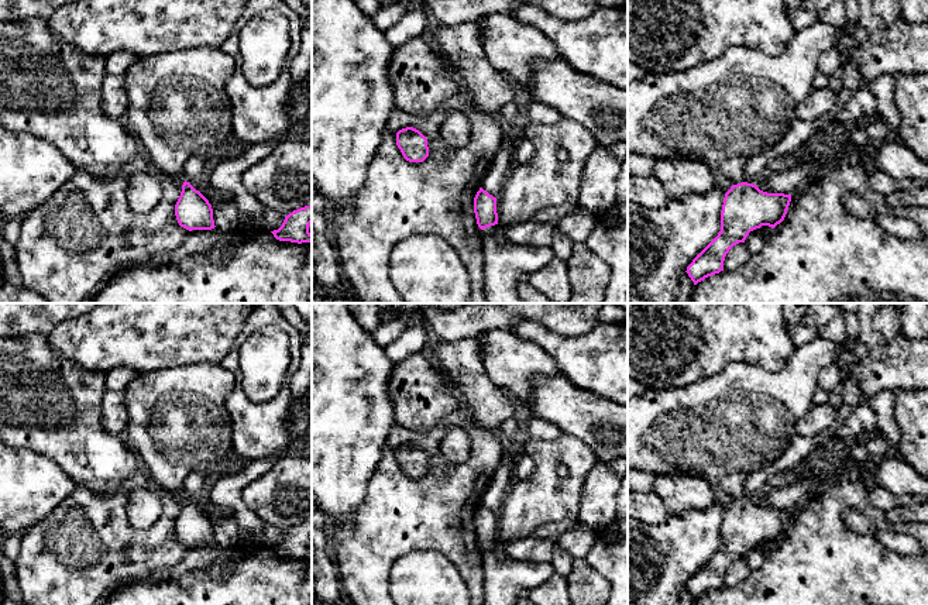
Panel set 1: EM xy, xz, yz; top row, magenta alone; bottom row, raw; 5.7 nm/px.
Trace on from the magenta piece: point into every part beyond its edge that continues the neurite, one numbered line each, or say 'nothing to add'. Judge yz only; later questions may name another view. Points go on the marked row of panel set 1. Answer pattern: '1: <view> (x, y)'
1: yz (724, 112)

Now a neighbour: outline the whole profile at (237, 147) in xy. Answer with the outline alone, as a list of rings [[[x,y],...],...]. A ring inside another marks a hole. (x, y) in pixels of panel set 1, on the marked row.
[[[234,138],[217,157],[217,161],[231,162],[234,158],[243,155],[248,147],[248,142]]]

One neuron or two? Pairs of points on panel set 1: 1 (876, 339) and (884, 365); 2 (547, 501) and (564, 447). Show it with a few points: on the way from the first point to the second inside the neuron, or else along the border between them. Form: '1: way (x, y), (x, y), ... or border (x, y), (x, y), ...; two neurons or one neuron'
1: border (884, 341), (869, 349); two neurons
2: way (547, 488), (547, 464), (552, 460); one neuron

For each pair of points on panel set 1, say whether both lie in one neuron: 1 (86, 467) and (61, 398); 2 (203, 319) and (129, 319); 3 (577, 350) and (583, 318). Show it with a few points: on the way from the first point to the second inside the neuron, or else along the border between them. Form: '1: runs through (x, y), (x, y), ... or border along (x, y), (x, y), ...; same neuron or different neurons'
1: runs through (83, 450), (66, 429), (61, 415); same neuron
2: runs through (185, 319), (147, 319); same neuron
3: border along (597, 322), (581, 334), (559, 336), (547, 330); different neurons

